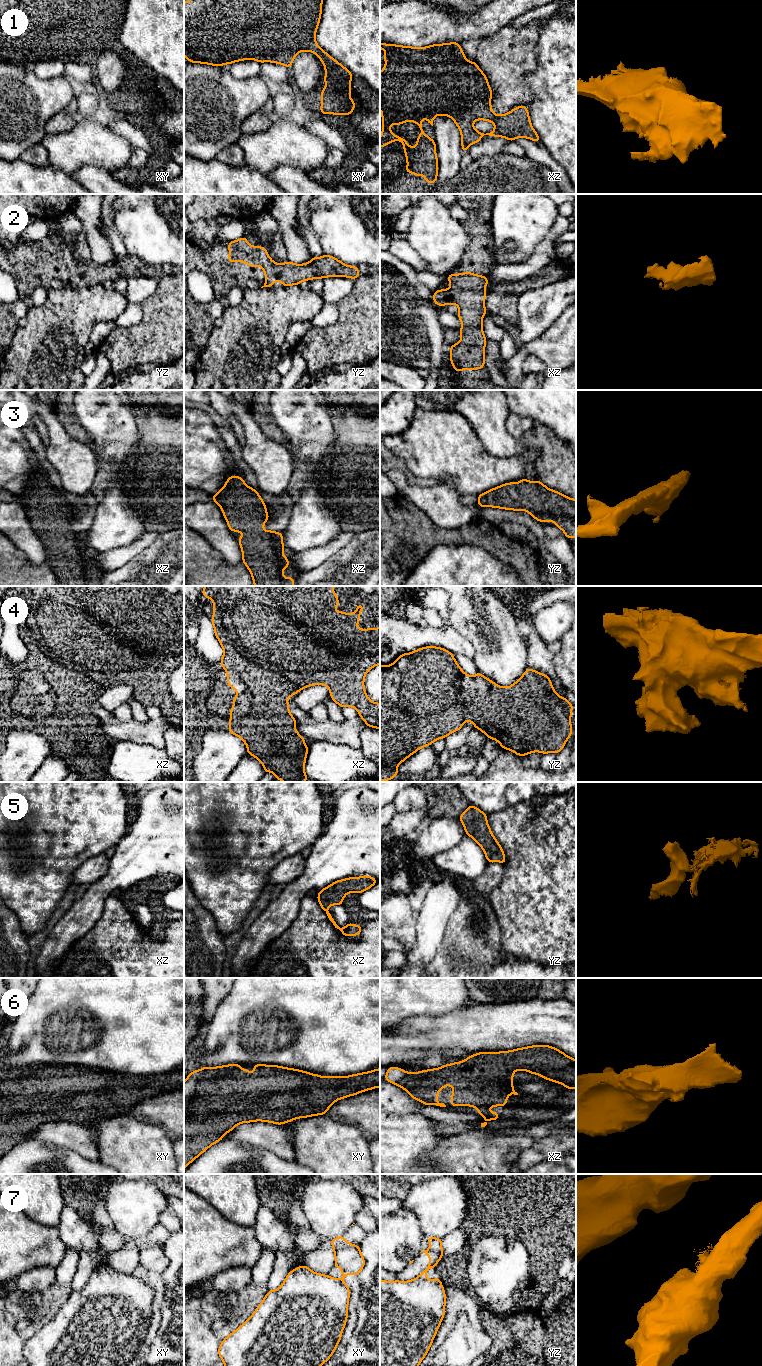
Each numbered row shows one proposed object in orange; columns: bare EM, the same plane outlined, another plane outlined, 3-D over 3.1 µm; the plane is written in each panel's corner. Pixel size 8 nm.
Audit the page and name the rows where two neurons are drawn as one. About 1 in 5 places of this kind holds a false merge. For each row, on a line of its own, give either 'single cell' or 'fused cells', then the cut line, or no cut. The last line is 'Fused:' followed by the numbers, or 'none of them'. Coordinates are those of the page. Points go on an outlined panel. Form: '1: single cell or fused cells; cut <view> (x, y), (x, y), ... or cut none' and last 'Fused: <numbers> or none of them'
1: single cell; cut none
2: single cell; cut none
3: single cell; cut none
4: fused cells; cut xz (236, 689), (252, 690), (267, 681), (281, 677), (294, 693)
5: single cell; cut none
6: single cell; cut none
7: fused cells; cut yz (419, 1276), (426, 1279)
Fused: 4, 7

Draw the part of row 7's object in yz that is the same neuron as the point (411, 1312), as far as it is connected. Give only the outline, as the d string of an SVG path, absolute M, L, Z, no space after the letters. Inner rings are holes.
M380 1279L380 1366L419 1366L445 1316L446 1294L441 1283L430 1279L384 1281Z

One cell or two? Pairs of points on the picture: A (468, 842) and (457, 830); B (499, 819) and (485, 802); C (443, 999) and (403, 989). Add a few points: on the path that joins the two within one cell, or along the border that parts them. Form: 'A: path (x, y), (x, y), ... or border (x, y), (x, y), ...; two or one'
A: border (465, 834), (457, 844), (445, 850); two
B: border (515, 804), (490, 812), (487, 815); two
C: path (433, 989), (413, 989); one

